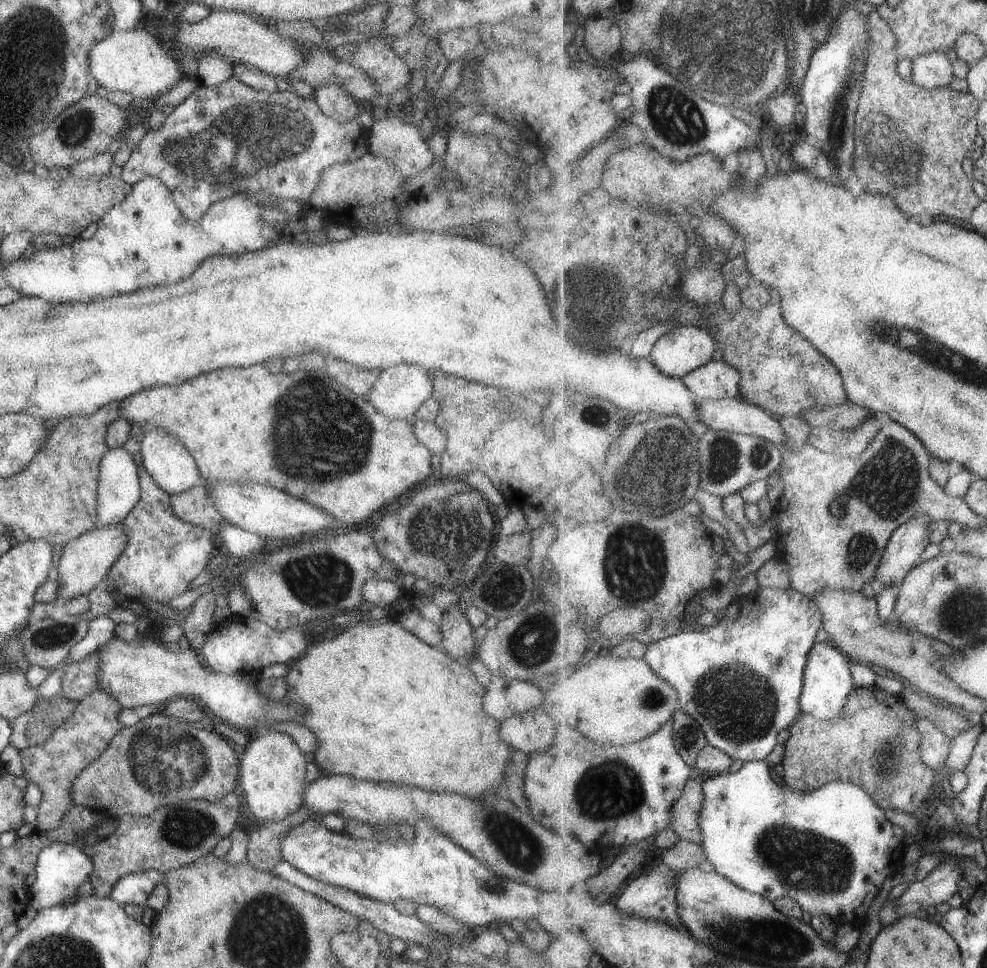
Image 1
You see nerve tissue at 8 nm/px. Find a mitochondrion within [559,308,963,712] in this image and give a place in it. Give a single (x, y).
(889, 483)

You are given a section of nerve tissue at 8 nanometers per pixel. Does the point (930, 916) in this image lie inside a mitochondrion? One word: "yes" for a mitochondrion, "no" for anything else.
no

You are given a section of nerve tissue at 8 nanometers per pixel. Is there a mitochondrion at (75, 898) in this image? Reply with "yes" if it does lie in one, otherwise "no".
no

